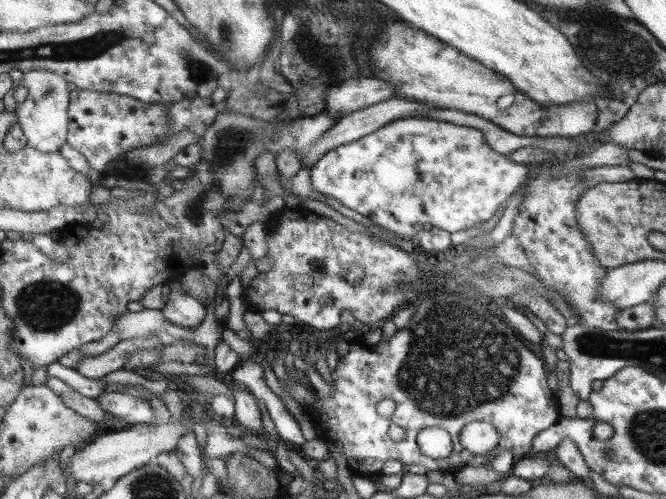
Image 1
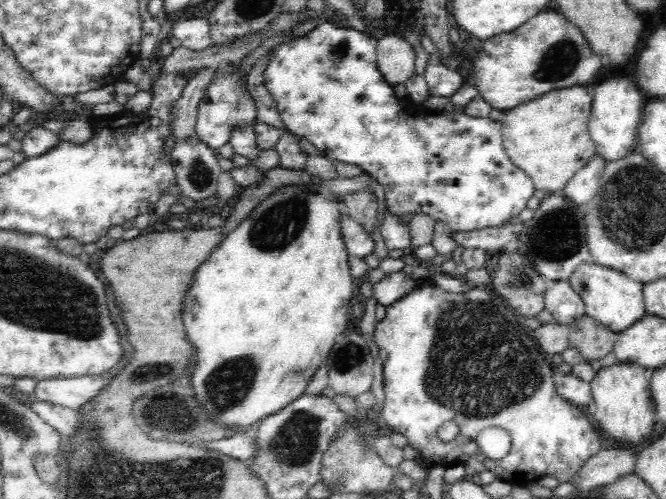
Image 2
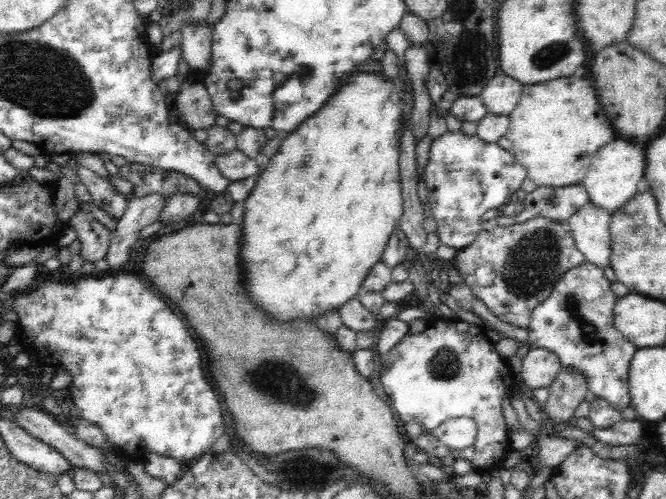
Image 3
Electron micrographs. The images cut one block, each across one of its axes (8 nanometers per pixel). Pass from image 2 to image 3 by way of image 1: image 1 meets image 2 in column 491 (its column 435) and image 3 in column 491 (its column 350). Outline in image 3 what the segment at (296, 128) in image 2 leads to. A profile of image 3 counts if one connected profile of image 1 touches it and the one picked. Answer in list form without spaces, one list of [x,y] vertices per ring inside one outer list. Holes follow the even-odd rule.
[[[462,130],[449,131],[436,136],[431,142],[427,163],[423,167],[423,178],[428,192],[430,216],[438,223],[436,232],[441,238],[441,245],[460,250],[468,248],[478,237],[482,226],[482,216],[487,210],[501,209],[508,204],[512,194],[522,188],[527,170],[516,160],[510,150],[496,142],[486,142],[478,135],[468,135]]]

